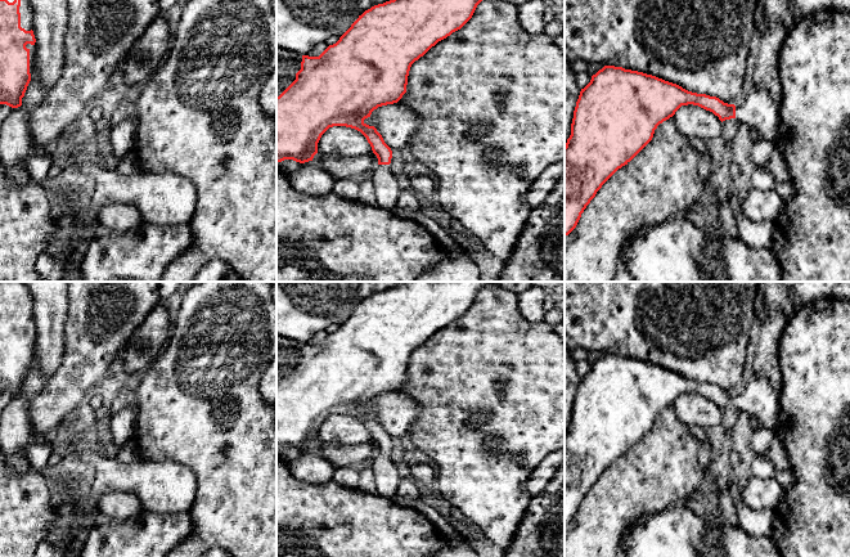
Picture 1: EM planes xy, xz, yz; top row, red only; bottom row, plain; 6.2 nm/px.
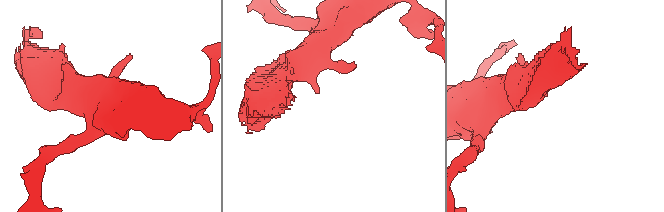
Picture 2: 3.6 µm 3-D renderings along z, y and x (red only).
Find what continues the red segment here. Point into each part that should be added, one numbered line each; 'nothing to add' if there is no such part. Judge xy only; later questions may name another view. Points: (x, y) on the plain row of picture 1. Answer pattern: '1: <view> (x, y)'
1: xy (25, 297)

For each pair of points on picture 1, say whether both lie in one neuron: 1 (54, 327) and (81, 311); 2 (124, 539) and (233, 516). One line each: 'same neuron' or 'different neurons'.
1: different neurons
2: different neurons

